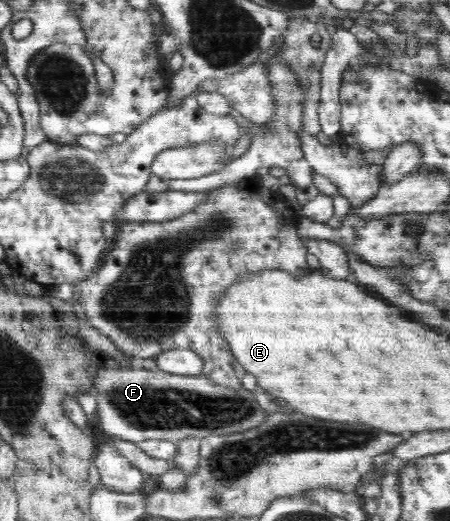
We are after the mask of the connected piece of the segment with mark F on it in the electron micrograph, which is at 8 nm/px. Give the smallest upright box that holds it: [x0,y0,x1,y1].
[92,366,268,443]

